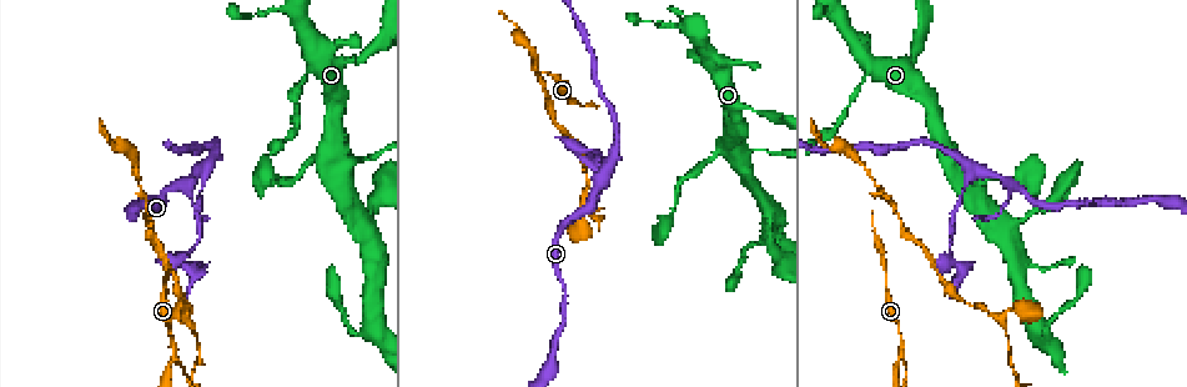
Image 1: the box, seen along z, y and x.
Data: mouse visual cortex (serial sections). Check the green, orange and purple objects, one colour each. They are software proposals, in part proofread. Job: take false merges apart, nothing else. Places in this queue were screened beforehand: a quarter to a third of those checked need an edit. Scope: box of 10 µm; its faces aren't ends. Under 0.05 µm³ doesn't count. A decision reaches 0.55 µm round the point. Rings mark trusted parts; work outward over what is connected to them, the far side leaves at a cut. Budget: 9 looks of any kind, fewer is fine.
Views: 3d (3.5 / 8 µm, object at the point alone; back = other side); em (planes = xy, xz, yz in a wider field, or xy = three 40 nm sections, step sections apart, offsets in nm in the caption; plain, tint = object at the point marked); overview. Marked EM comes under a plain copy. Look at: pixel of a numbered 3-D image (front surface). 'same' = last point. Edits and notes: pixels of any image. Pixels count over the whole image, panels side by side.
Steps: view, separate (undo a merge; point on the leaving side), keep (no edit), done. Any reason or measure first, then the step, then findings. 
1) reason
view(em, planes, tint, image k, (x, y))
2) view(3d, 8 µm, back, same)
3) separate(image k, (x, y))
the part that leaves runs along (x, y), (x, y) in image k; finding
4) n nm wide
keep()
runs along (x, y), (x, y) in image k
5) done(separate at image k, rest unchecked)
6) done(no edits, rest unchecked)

a fork
view(3d, 8 µm, back, image 1, (314, 55))

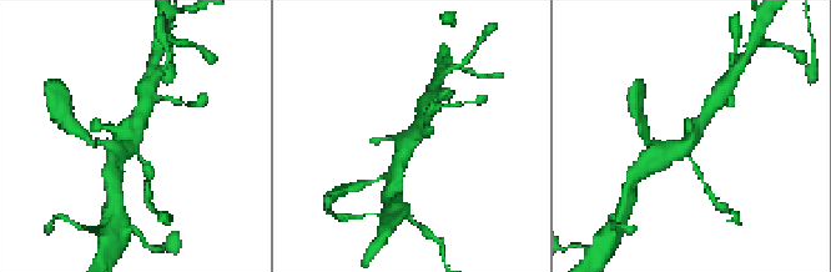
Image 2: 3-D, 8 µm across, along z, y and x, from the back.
view(3d, 3.5 µm, same)

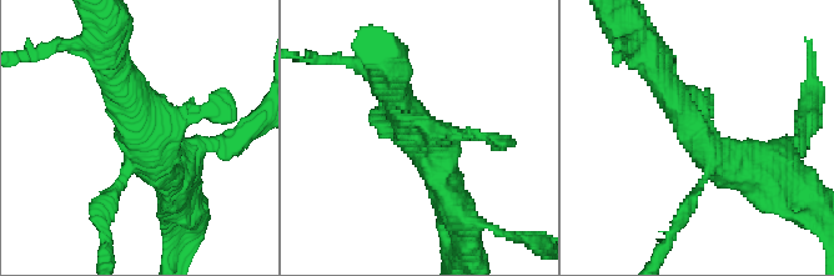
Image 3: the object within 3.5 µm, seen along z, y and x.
view(em, xy, step 3, tint, image 3, (142, 134))

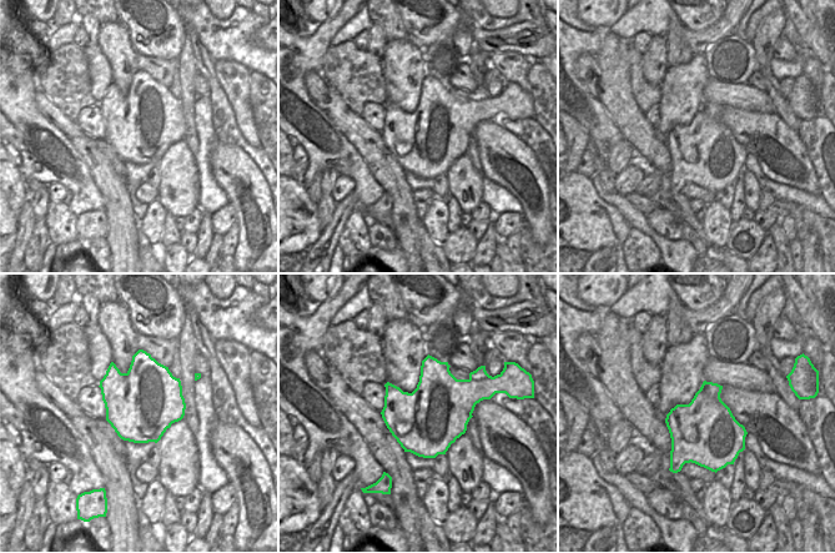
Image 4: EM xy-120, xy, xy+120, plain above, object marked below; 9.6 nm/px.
650 nm wide
keep()
runs along (764, 175), (716, 160), (654, 71) in image 3; all the same cell

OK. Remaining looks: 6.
arms part here
view(3d, 3.5 µm, image 1, (206, 169))

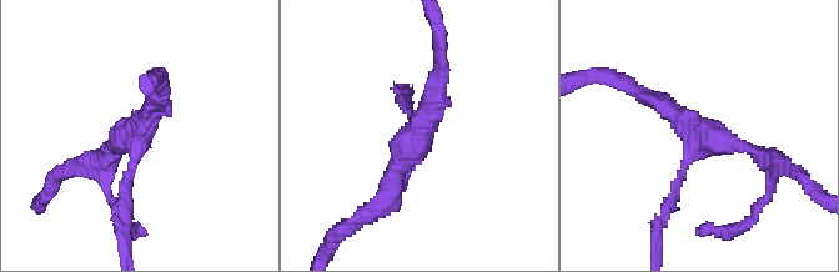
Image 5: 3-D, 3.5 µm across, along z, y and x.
3 arms; arms of 100, 200, 200 nm; now the EM
view(em, xy, step 5, tint, image 5, (415, 131))

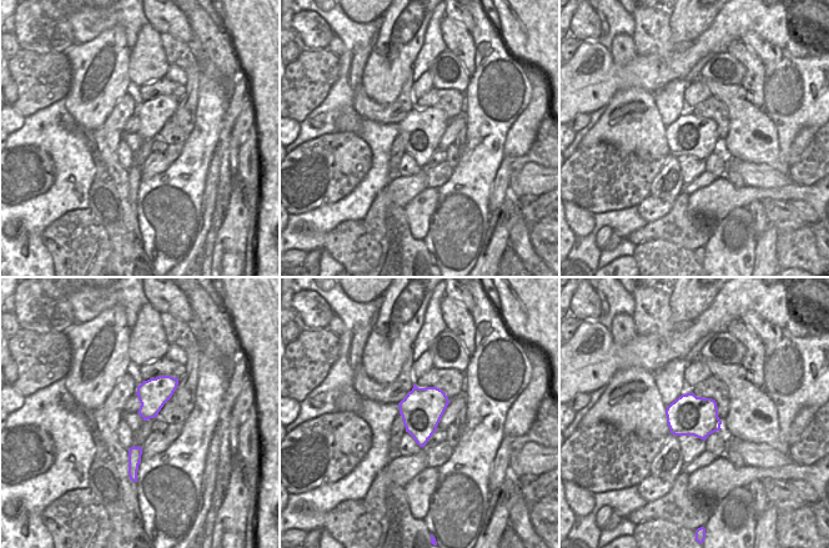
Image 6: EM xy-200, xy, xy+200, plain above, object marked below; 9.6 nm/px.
keep()
runs along (768, 159), (701, 136), (639, 94) in image 5; continuous, no second cell

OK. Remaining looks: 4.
view(3d, 8 µm, image 1, (877, 195))

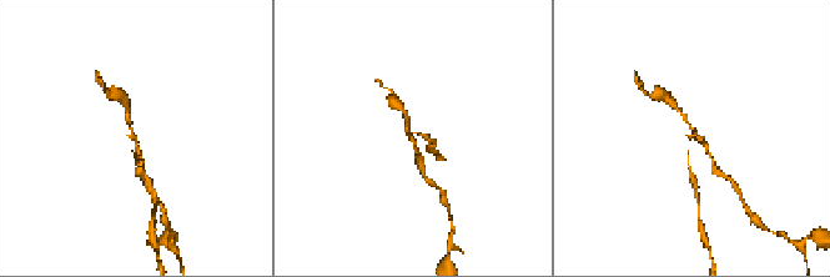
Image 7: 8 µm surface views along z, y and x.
closer look
view(3d, 3.5 µm, same)

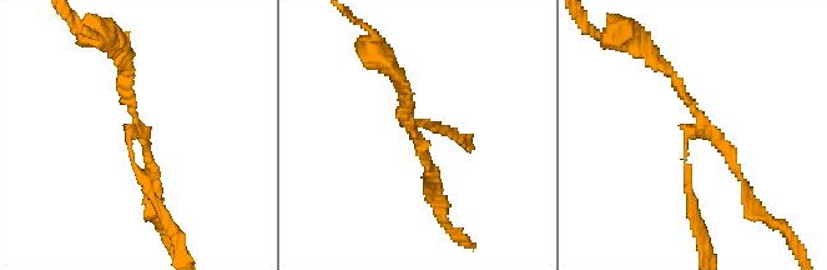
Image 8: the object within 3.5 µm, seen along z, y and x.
3 arms; arms of 100, 150, 150 nm
view(em, xy, step 1, tint, image 8, (699, 130))

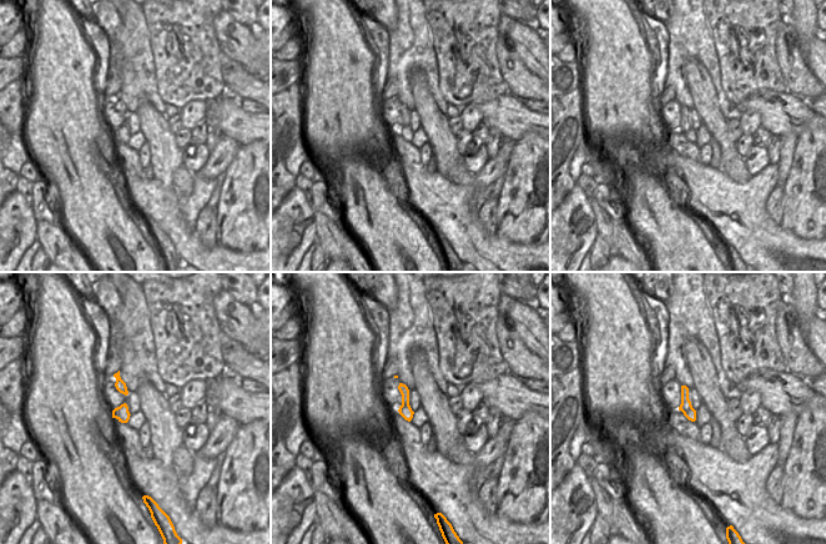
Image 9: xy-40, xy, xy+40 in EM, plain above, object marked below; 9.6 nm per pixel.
120 nm wide
keep()
runs along (435, 126), (412, 120), (435, 178) in image 8; one cell here

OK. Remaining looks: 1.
done(no edits, rest unchecked)

